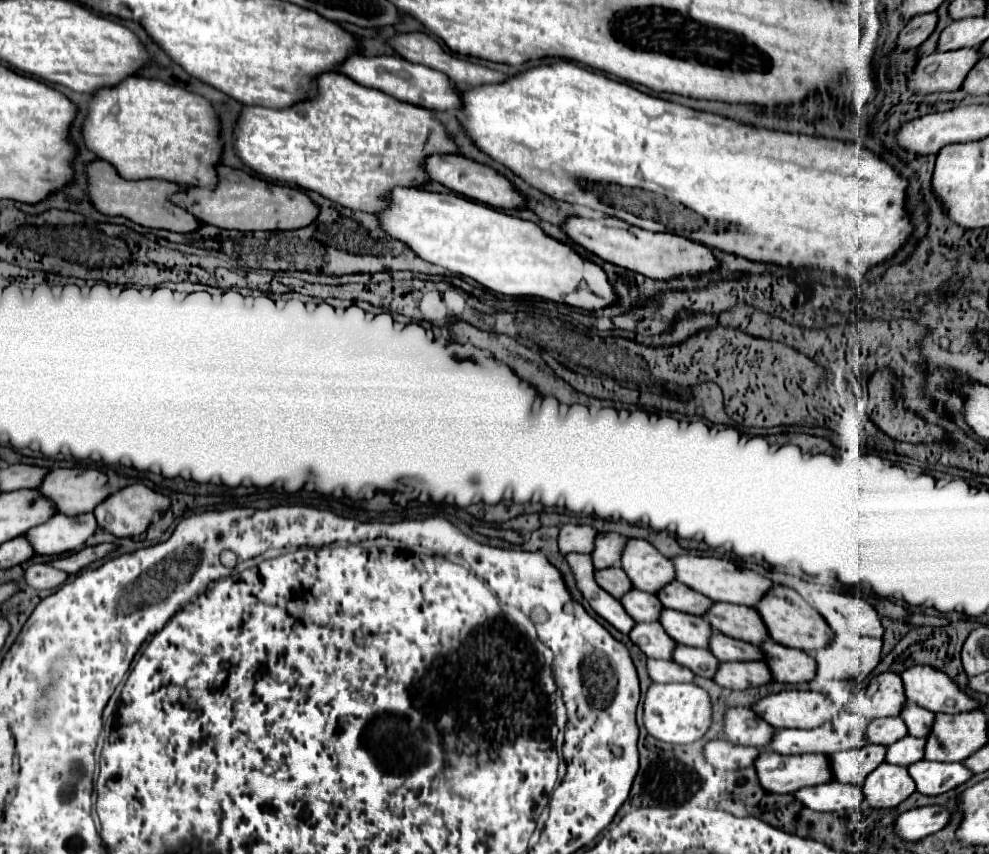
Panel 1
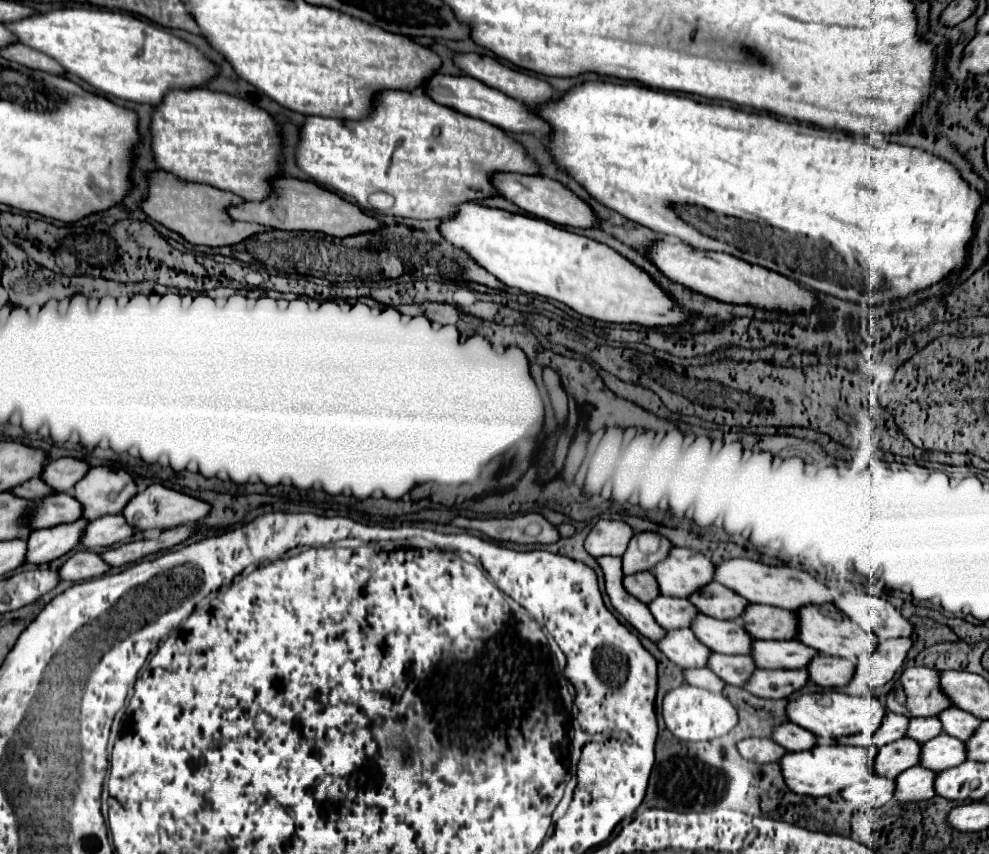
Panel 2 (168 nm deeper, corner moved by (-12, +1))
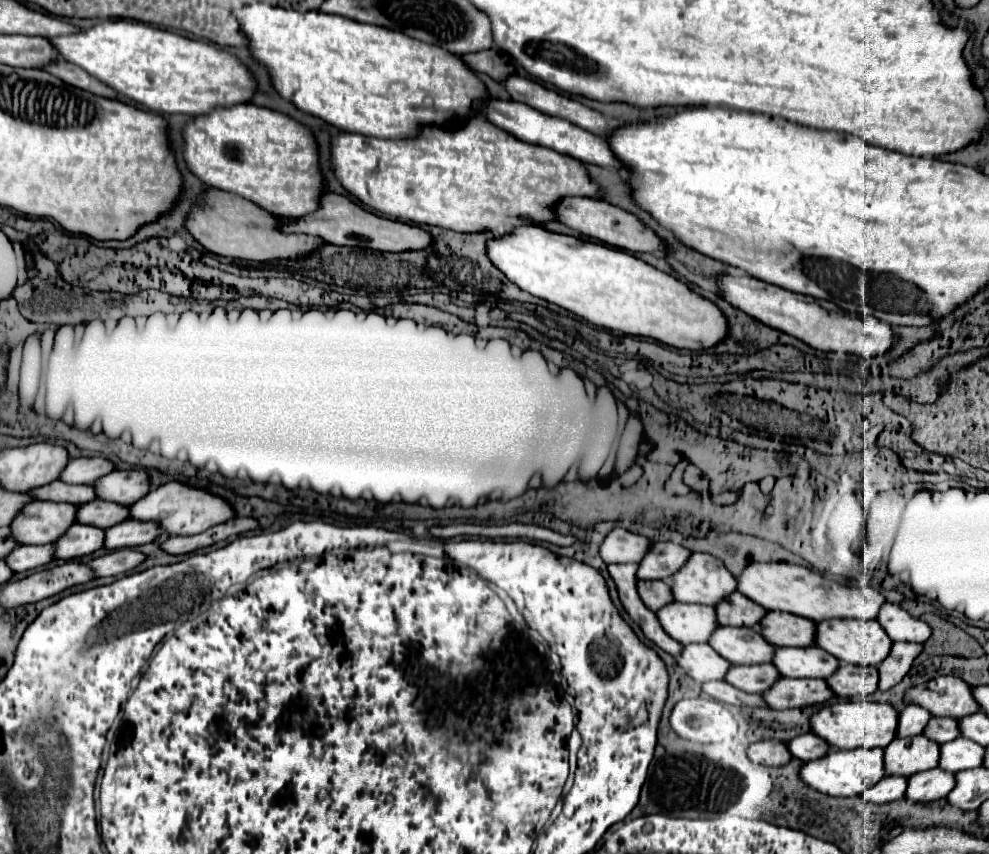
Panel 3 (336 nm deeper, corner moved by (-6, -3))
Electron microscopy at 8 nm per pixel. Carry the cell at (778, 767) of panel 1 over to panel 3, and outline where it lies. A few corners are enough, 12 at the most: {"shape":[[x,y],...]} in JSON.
{"shape":[[882,748],[830,750],[802,780],[830,796],[862,794],[884,778]]}

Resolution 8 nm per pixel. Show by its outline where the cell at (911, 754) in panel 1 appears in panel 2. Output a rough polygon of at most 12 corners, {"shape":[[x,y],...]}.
{"shape":[[948,734],[920,744],[920,766],[934,772],[966,760],[964,742]]}

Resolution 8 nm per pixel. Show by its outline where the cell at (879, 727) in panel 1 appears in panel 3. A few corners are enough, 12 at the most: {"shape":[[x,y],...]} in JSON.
{"shape":[[932,718],[924,736],[938,744],[960,736],[956,718]]}

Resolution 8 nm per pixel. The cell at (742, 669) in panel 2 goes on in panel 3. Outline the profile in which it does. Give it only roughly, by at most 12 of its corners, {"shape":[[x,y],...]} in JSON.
{"shape":[[774,664],[732,666],[726,682],[764,694],[780,680]]}

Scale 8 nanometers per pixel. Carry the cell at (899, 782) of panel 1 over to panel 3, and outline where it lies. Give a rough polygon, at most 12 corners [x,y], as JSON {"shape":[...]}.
{"shape":[[932,768],[908,778],[906,798],[946,798],[954,774]]}

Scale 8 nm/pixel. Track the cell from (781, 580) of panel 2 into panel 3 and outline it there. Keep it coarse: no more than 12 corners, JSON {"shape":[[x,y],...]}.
{"shape":[[750,564],[738,592],[808,620],[876,620],[886,598],[796,564]]}

